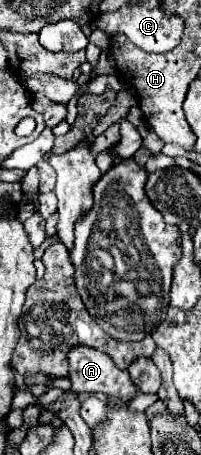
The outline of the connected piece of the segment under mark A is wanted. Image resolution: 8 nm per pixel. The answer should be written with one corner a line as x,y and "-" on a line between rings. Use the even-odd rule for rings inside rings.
79,345
67,357
73,393
97,393
123,401
131,401
137,395
129,373
117,369
107,353

